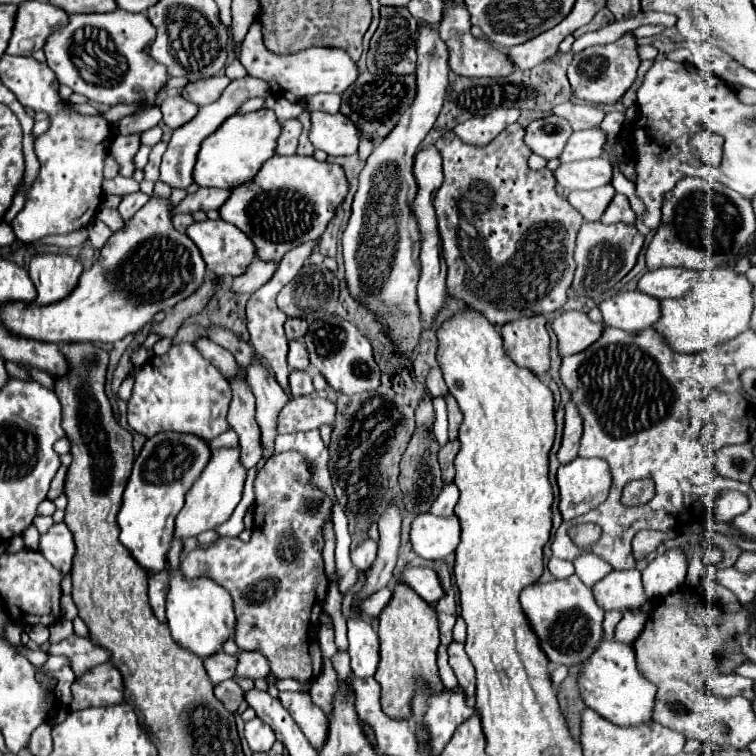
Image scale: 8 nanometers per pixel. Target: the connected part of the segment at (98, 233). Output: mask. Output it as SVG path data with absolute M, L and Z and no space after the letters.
M94 220L90 226L88 226L88 238L92 242L94 248L102 248L106 244L106 240L112 236L112 230L102 222L102 220Z

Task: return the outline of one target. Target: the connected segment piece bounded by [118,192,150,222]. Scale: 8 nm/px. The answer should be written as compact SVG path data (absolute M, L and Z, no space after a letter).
M134 192L134 194L126 194L124 196L124 200L120 202L120 206L118 206L118 212L122 214L122 218L124 218L124 222L126 220L130 220L146 202L150 200L150 196L148 194L144 194L144 192Z

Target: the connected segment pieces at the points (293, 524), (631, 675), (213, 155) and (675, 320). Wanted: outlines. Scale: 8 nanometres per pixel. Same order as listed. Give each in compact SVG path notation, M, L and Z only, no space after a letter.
M282 452L268 458L268 462L258 470L254 490L254 528L248 542L240 538L220 538L210 548L194 548L180 562L180 572L186 580L210 578L230 592L236 612L236 644L240 650L260 650L268 660L272 674L276 678L296 678L300 682L310 682L322 670L322 656L314 642L314 628L318 628L318 618L314 618L314 606L324 606L328 592L328 578L322 560L322 526L330 516L330 498L310 486L310 466L298 452Z
M602 640L596 652L580 670L580 694L592 710L596 710L606 720L618 726L638 726L652 722L656 686L646 680L636 666L632 644L622 644L618 640Z
M268 108L248 114L230 116L214 134L210 134L198 152L198 162L194 166L194 182L206 188L232 190L244 182L250 182L260 166L274 156L276 140L280 136L280 122L276 114Z
M716 268L712 270L710 282L700 282L676 300L662 300L662 318L656 322L658 330L676 352L700 352L710 346L728 342L750 328L752 316L752 284L744 274L734 270Z

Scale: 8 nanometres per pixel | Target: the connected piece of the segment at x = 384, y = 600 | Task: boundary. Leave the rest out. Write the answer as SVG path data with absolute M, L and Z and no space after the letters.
M390 588L378 590L376 594L372 594L368 600L364 600L360 604L360 616L366 618L366 620L374 618L376 614L380 614L386 608L386 604L390 602L390 596L392 596L392 590Z

